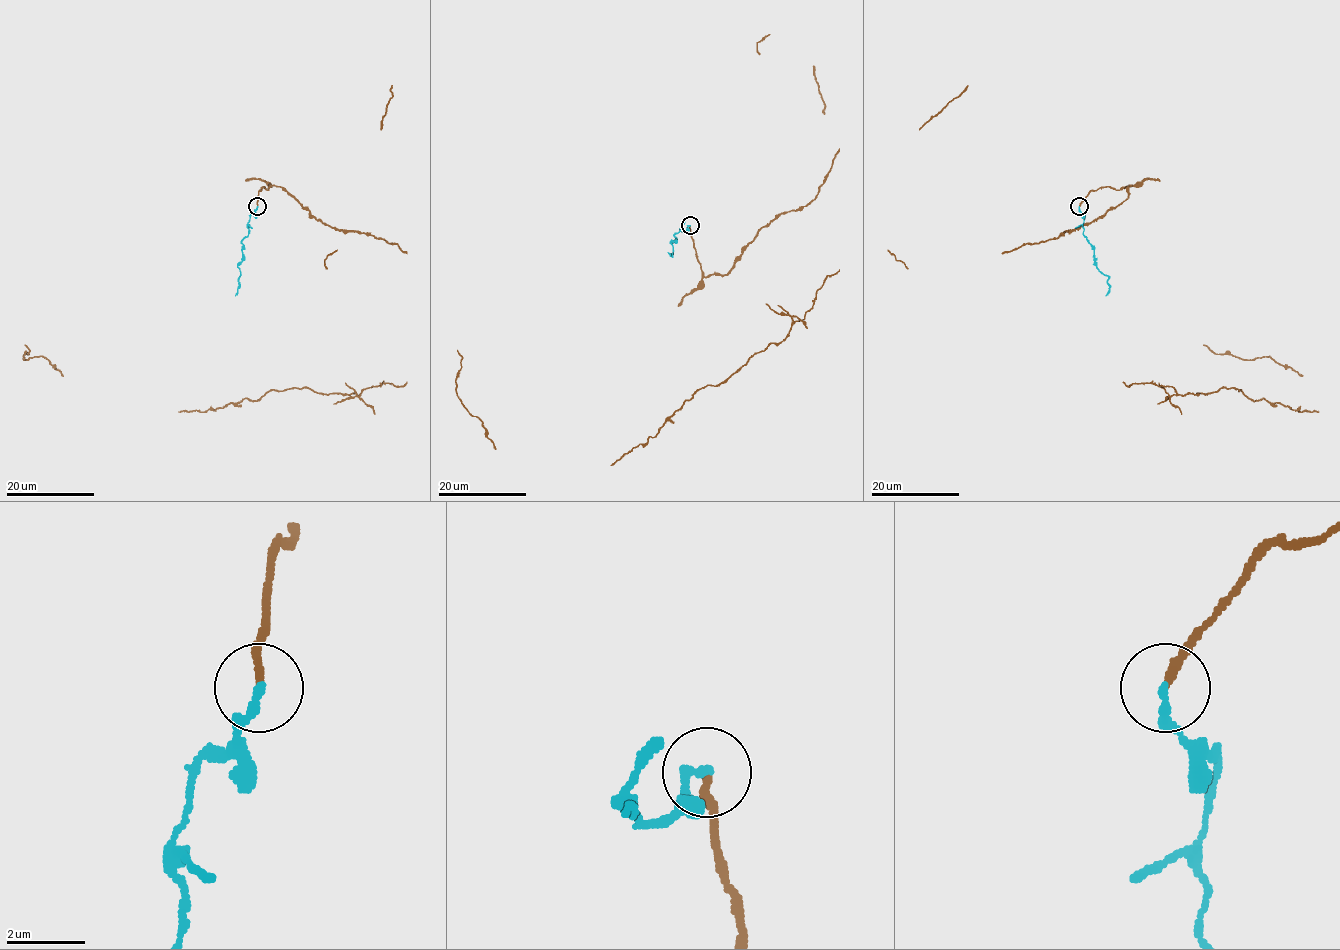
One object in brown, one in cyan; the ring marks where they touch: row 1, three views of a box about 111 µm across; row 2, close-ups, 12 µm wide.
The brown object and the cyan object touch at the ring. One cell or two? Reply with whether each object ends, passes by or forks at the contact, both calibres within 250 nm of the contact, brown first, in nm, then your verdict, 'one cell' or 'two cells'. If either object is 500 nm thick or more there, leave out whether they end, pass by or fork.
brown ends there; cyan ends there; 180 nm thick on the brown side, 220 nm on the other; two cells

